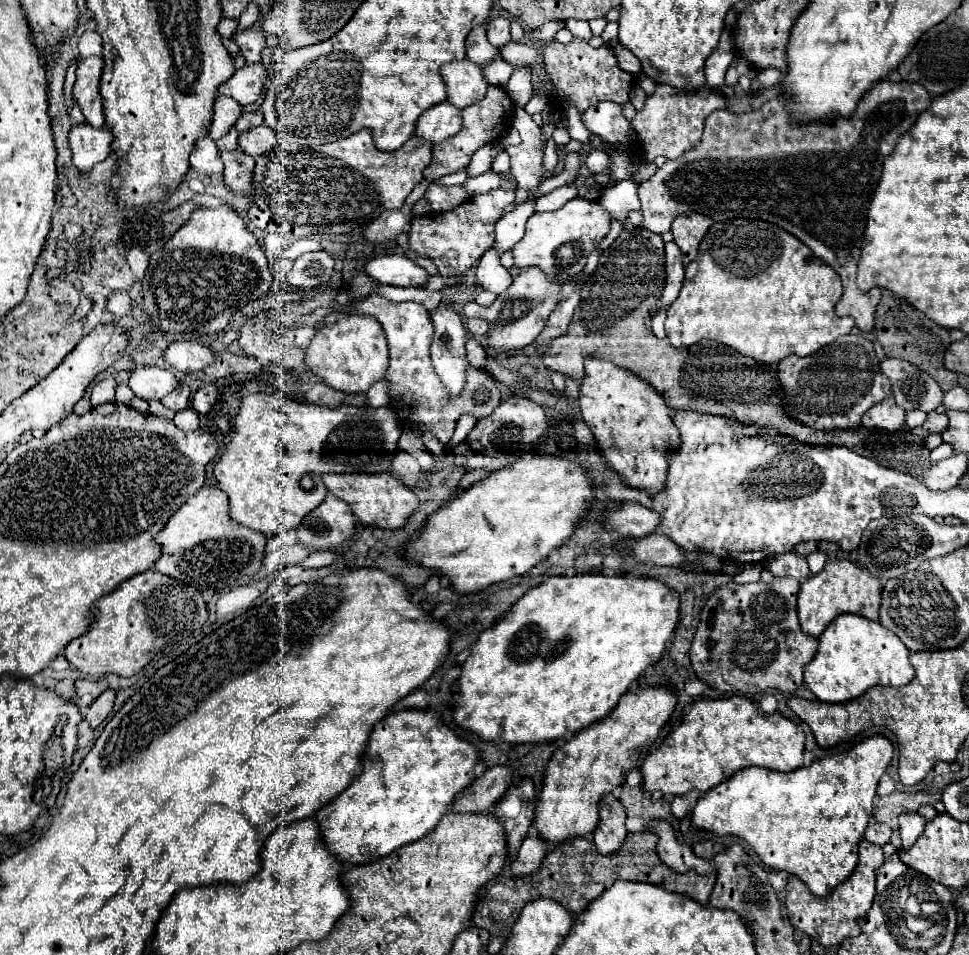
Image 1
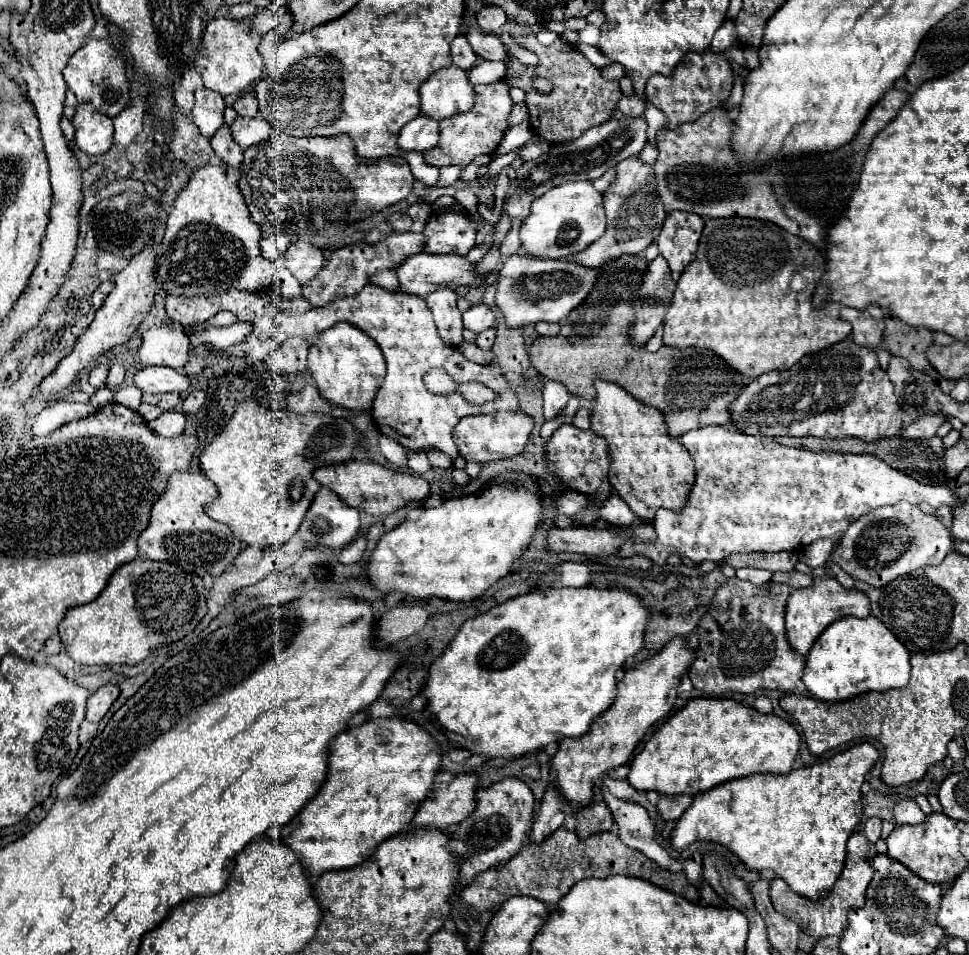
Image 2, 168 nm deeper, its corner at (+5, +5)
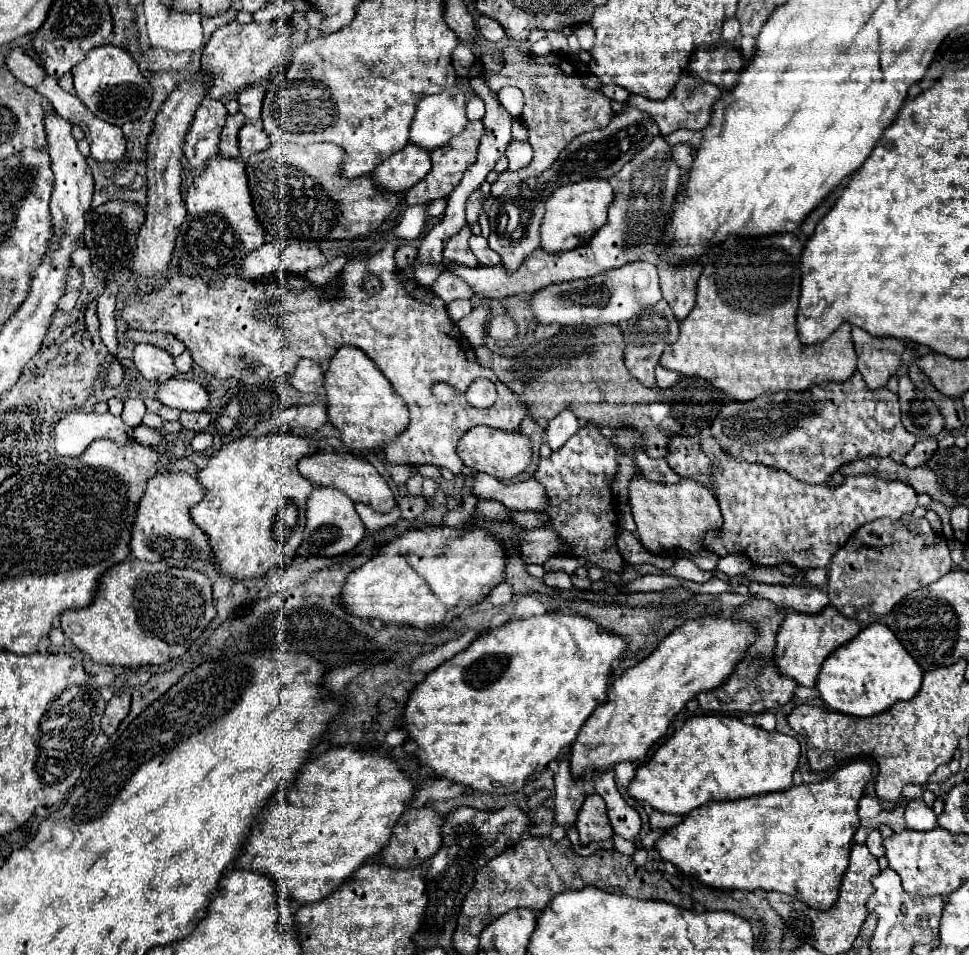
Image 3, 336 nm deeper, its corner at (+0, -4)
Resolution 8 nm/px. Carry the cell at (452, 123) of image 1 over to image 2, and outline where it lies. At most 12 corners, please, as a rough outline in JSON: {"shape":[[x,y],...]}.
{"shape":[[418,115],[398,135],[400,151],[424,153],[438,143],[438,123]]}

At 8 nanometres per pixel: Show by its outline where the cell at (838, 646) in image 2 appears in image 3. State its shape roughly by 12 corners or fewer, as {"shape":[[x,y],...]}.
{"shape":[[875,622],[825,658],[831,710],[873,716],[921,688],[923,670]]}

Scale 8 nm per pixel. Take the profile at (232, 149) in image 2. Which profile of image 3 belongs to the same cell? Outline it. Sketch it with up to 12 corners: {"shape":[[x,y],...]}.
{"shape":[[241,112],[227,116],[219,154],[241,158],[237,132],[245,122]]}

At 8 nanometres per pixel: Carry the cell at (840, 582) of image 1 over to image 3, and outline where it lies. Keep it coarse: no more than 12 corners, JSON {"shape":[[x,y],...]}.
{"shape":[[827,606],[789,612],[777,632],[779,672],[815,686],[821,662],[861,632]]}

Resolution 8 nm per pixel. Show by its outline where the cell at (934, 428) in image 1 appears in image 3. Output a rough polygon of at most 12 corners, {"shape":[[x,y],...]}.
{"shape":[[937,438],[917,440],[905,456],[905,466],[915,468],[937,450]]}

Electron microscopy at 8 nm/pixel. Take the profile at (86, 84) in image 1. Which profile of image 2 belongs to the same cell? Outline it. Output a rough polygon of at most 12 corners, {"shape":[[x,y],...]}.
{"shape":[[88,39],[64,69],[78,101],[116,117],[132,101],[122,53]]}

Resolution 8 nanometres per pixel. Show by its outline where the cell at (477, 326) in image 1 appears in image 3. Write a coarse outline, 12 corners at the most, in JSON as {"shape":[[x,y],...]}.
{"shape":[[507,314],[487,322],[495,342],[515,338],[517,326]]}

